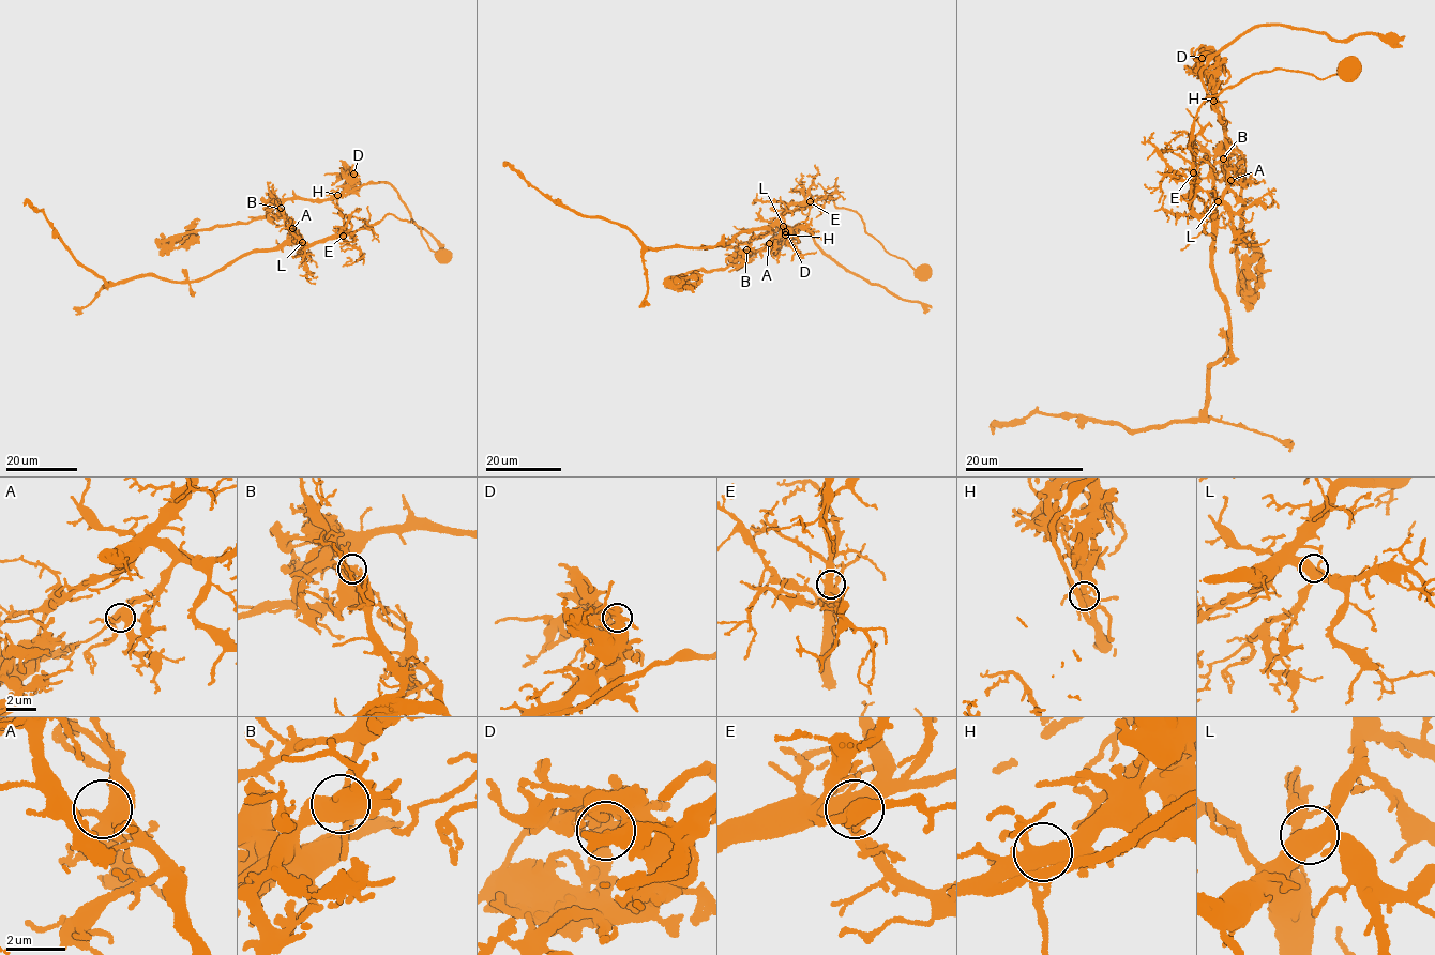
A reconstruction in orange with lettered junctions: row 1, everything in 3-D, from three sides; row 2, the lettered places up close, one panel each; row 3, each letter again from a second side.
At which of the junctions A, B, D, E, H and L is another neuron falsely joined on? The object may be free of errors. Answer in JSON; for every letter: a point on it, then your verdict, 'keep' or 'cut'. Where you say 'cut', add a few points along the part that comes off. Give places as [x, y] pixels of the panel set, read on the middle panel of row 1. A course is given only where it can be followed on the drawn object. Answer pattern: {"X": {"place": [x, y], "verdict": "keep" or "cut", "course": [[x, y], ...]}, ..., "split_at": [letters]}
{"A": {"place": [769, 243], "verdict": "keep"}, "B": {"place": [746, 249], "verdict": "cut", "course": [[748, 251], [741, 255], [744, 257], [770, 245], [798, 225], [812, 233], [824, 252], [852, 272], [931, 307]]}, "D": {"place": [785, 231], "verdict": "keep"}, "E": {"place": [810, 201], "verdict": "keep"}, "H": {"place": [785, 235], "verdict": "keep"}, "L": {"place": [783, 226], "verdict": "keep"}, "split_at": ["B"]}

